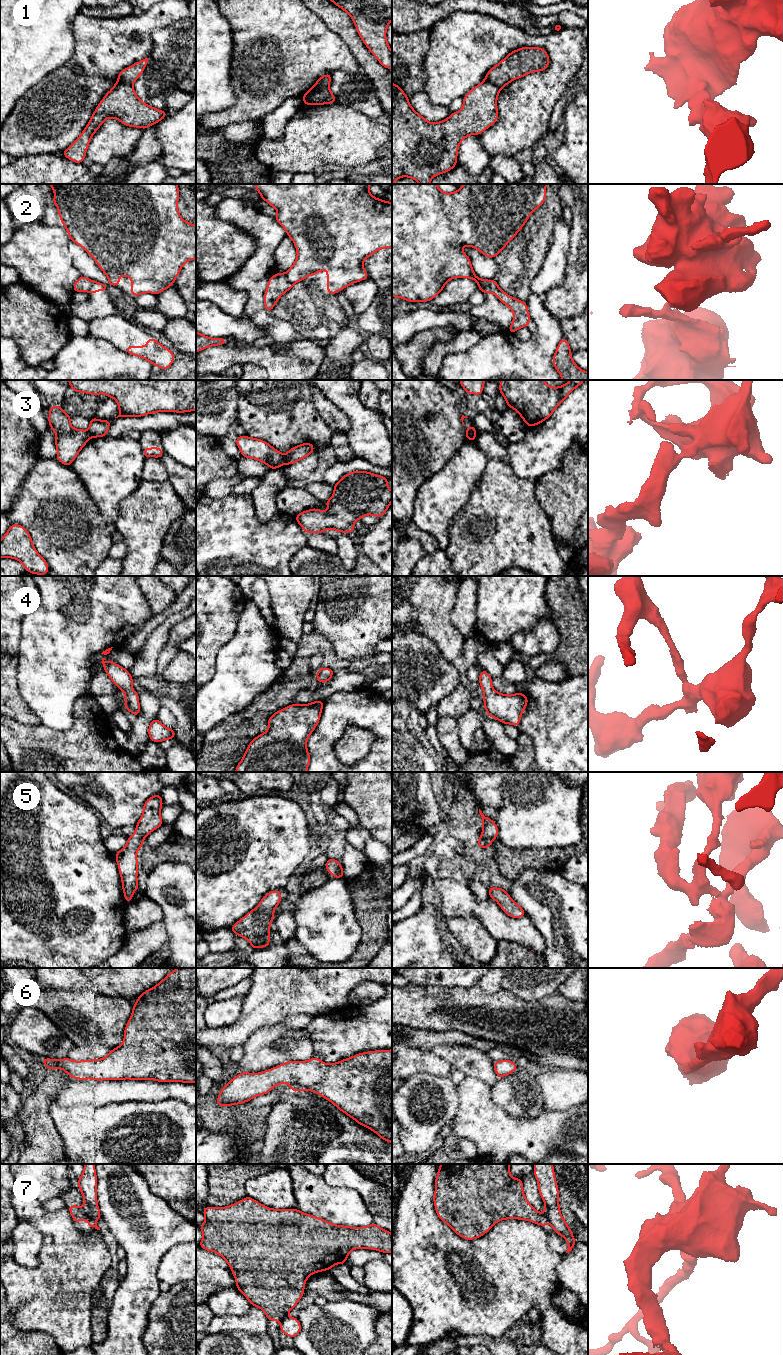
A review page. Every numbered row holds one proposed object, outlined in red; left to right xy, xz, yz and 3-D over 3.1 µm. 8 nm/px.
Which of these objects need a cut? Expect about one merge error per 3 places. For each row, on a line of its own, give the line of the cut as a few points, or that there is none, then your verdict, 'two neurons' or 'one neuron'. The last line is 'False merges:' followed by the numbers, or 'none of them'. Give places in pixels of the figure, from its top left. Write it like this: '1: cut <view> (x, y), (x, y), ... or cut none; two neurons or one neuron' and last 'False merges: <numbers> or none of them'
1: cut xz (328, 86), (321, 87), (302, 97); two neurons
2: cut yz (485, 280), (486, 286), (491, 291); two neurons
3: cut yz (475, 433), (466, 434); two neurons
4: cut none; one neuron
5: cut none; one neuron
6: cut none; one neuron
7: cut xy (84, 1207), (87, 1215), (94, 1222); two neurons
False merges: 1, 2, 3, 7

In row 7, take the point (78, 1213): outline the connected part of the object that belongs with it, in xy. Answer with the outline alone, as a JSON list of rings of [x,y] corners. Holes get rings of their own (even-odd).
[[[69,1205],[68,1210],[71,1213],[75,1224],[81,1220],[87,1220],[89,1228],[93,1229],[94,1221],[93,1221],[93,1219],[91,1219],[88,1216],[85,1207],[79,1207],[76,1205]]]

